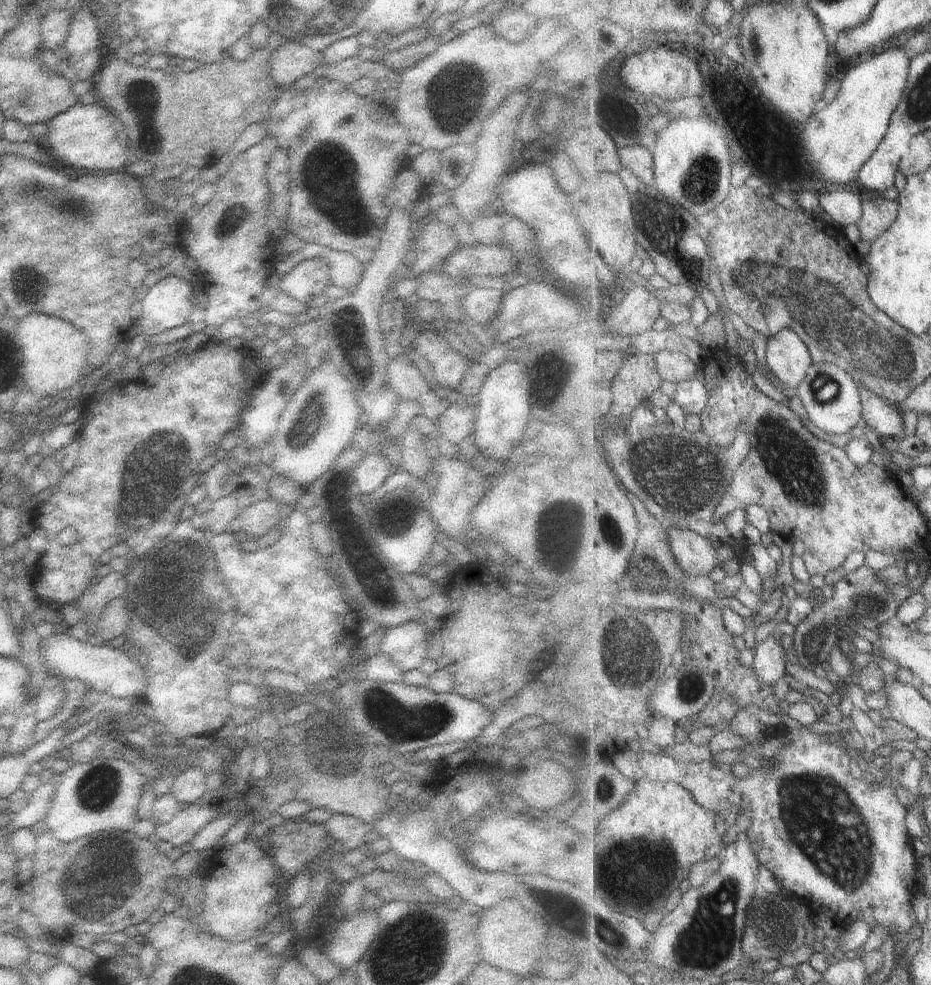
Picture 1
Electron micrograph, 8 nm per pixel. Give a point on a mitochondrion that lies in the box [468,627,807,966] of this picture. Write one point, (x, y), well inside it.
(648, 864)

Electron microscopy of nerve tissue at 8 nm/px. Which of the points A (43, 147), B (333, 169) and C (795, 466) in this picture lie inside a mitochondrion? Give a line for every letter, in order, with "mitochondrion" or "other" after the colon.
A: other
B: mitochondrion
C: mitochondrion

